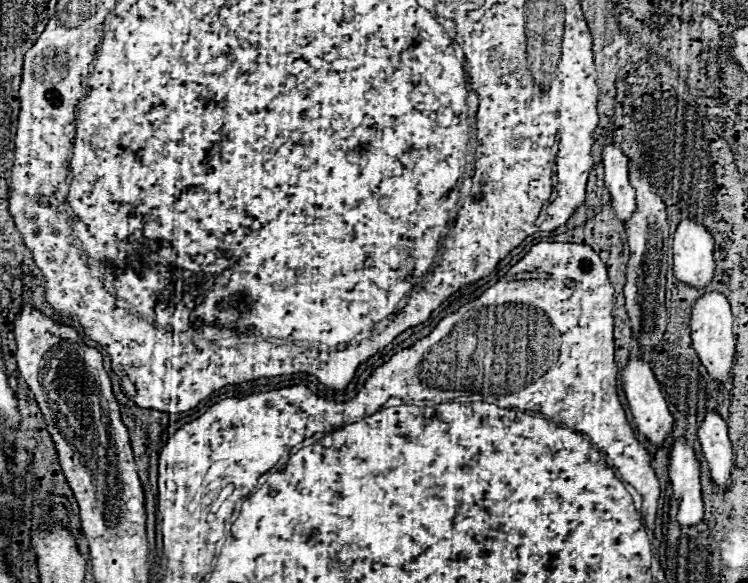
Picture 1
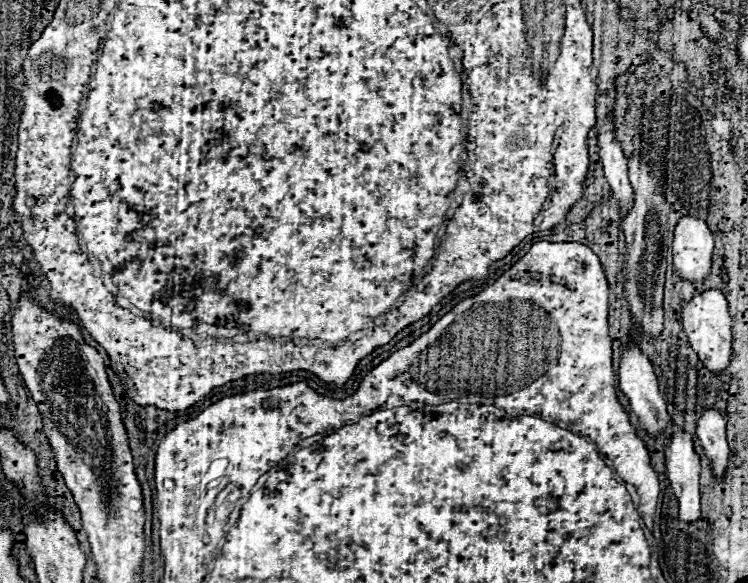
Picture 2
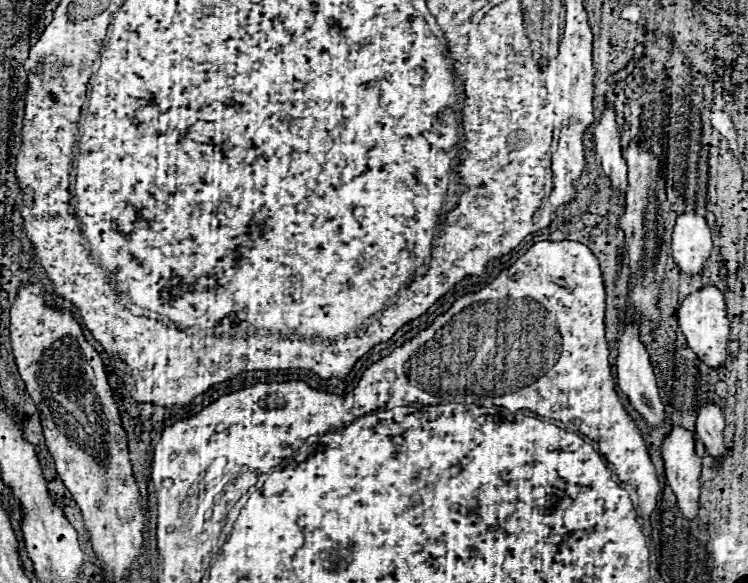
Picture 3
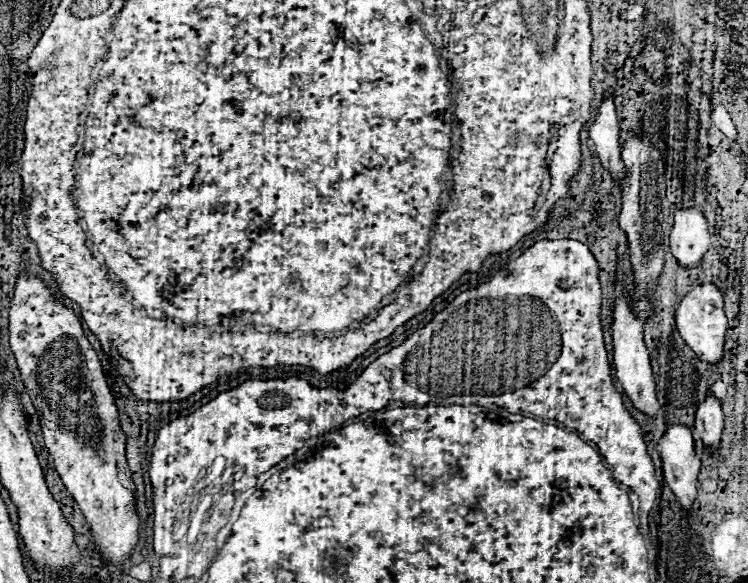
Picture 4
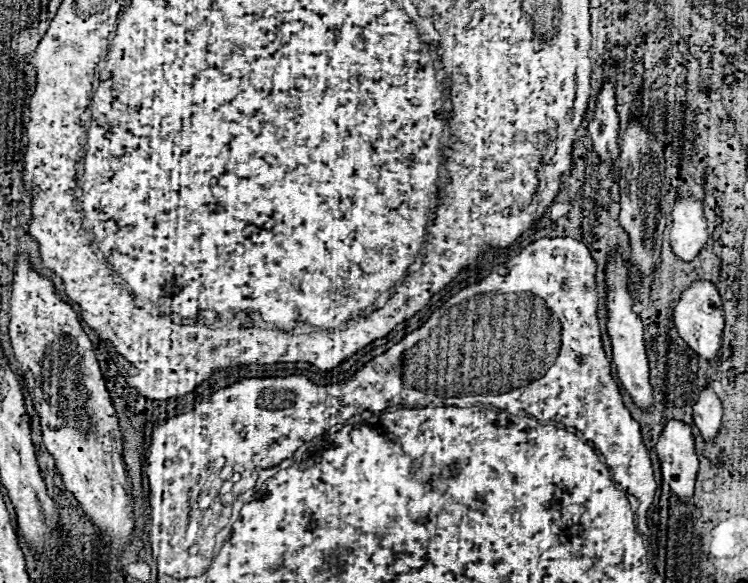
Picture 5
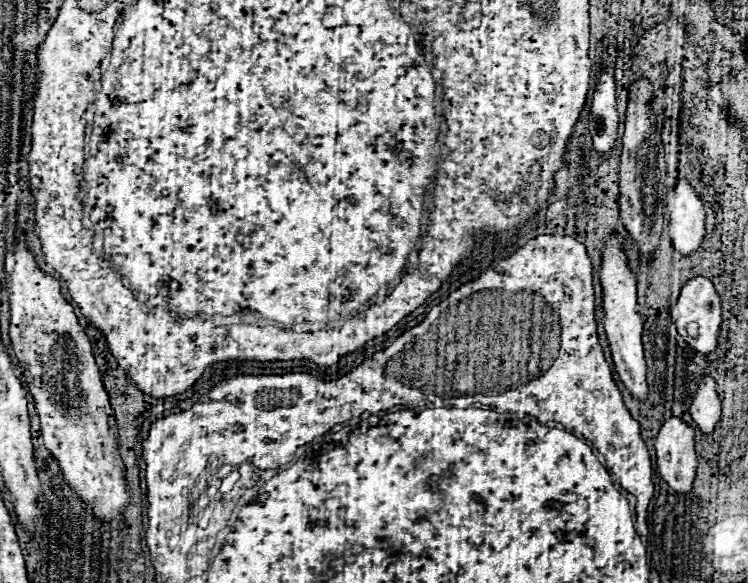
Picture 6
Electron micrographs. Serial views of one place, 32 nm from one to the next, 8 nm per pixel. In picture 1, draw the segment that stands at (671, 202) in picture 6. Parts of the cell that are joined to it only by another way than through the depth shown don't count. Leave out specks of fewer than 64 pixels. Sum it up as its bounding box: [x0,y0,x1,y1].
[672,220,716,288]

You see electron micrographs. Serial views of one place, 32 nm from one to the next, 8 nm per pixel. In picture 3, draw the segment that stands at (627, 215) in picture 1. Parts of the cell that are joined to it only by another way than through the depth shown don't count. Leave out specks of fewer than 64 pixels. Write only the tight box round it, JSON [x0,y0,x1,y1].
[594,106,628,202]

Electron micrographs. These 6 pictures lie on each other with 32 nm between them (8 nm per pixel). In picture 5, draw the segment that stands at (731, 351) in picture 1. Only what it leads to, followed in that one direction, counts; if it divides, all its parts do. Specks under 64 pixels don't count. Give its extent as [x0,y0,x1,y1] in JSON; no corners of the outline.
[674,282,724,360]

